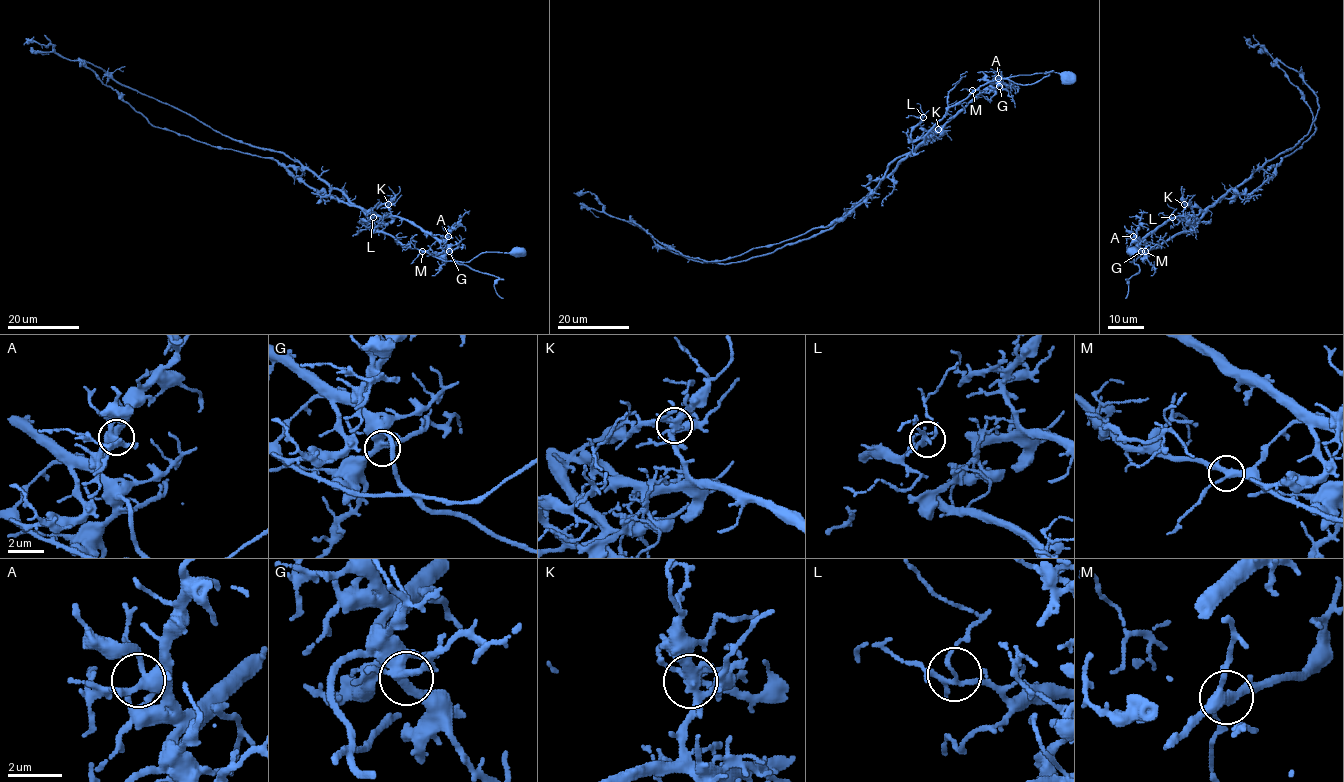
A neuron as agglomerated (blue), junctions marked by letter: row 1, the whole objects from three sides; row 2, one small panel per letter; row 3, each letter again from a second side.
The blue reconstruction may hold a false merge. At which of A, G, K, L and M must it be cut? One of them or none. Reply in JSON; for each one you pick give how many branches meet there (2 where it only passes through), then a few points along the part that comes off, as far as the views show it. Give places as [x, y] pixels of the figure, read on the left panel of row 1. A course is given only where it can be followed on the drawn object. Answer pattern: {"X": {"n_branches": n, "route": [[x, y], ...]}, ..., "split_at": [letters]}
{"K": {"n_branches": 8, "route": [[388, 204], [391, 214], [378, 216], [320, 194], [275, 159], [211, 146], [154, 127], [77, 58]]}, "split_at": ["K"]}

